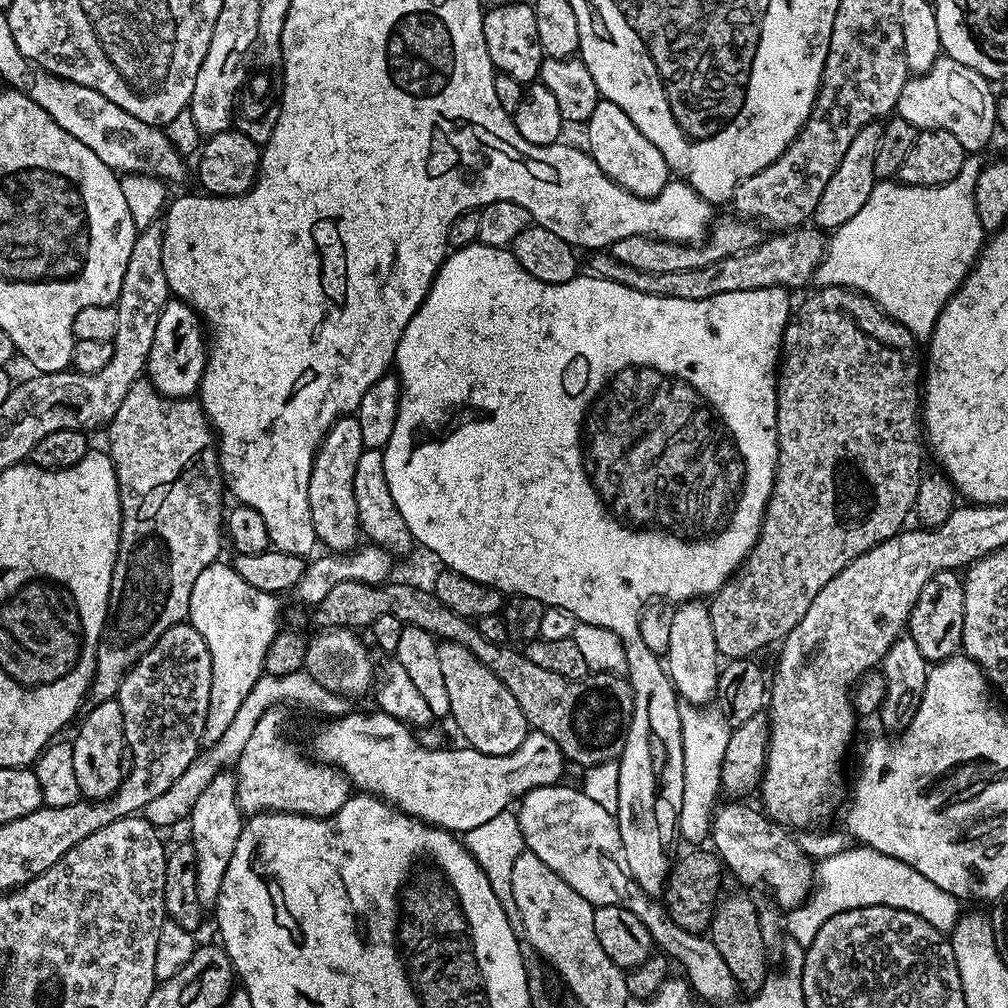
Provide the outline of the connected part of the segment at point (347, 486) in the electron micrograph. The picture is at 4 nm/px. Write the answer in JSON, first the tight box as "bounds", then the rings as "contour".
{"bounds":[310,415,364,554],"contour":[[[355,415],[341,416],[328,428],[324,440],[316,450],[310,470],[310,518],[314,518],[317,541],[329,553],[343,554],[361,543],[362,533],[358,522],[358,506],[354,502],[354,470],[358,458],[364,453],[362,430]]]}

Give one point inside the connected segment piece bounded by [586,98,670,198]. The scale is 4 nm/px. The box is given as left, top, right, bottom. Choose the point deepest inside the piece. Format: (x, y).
(629, 158)

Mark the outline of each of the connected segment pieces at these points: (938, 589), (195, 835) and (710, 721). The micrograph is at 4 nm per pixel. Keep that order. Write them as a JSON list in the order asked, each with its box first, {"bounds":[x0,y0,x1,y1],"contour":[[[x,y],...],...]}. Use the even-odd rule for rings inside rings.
[{"bounds":[906,570,966,662],"contour":[[[956,570],[939,572],[934,574],[934,578],[930,578],[930,582],[926,582],[926,586],[922,586],[922,590],[918,594],[918,602],[914,602],[912,612],[908,615],[906,635],[918,645],[922,658],[926,658],[929,662],[945,660],[961,651],[962,622],[965,614],[966,594],[964,593],[964,582],[961,573]]]},{"bounds":[186,770,246,910],"contour":[[[225,770],[215,776],[198,794],[198,802],[194,802],[192,812],[186,824],[192,827],[190,843],[196,854],[196,869],[198,870],[198,902],[206,910],[216,907],[216,899],[222,890],[222,878],[226,878],[226,869],[230,867],[230,858],[234,858],[234,849],[238,846],[238,838],[242,838],[244,821],[246,819],[238,806],[238,786],[235,771]]]},{"bounds":[679,704,730,841],"contour":[[[684,704],[679,710],[684,743],[684,797],[680,811],[679,835],[688,840],[707,841],[710,836],[716,795],[721,795],[722,758],[726,754],[726,742],[730,725],[724,713],[715,707],[697,708]]]}]

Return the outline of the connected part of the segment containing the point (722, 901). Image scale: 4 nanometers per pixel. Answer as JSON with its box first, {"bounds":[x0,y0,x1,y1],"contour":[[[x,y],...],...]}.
{"bounds":[710,892,770,994],"contour":[[[732,892],[729,896],[721,895],[712,914],[710,939],[718,946],[718,954],[726,958],[730,974],[734,974],[739,991],[744,994],[755,994],[764,987],[770,978],[768,972],[768,952],[770,945],[762,938],[758,904],[755,904],[744,892]]]}

